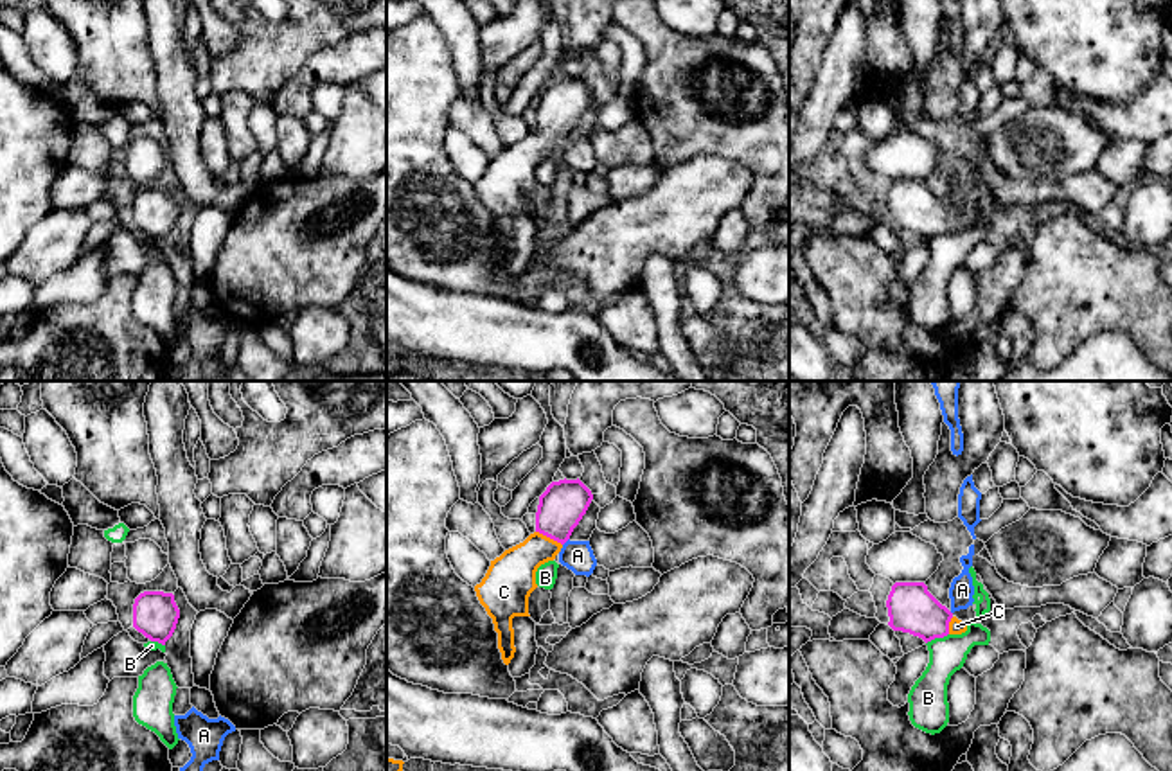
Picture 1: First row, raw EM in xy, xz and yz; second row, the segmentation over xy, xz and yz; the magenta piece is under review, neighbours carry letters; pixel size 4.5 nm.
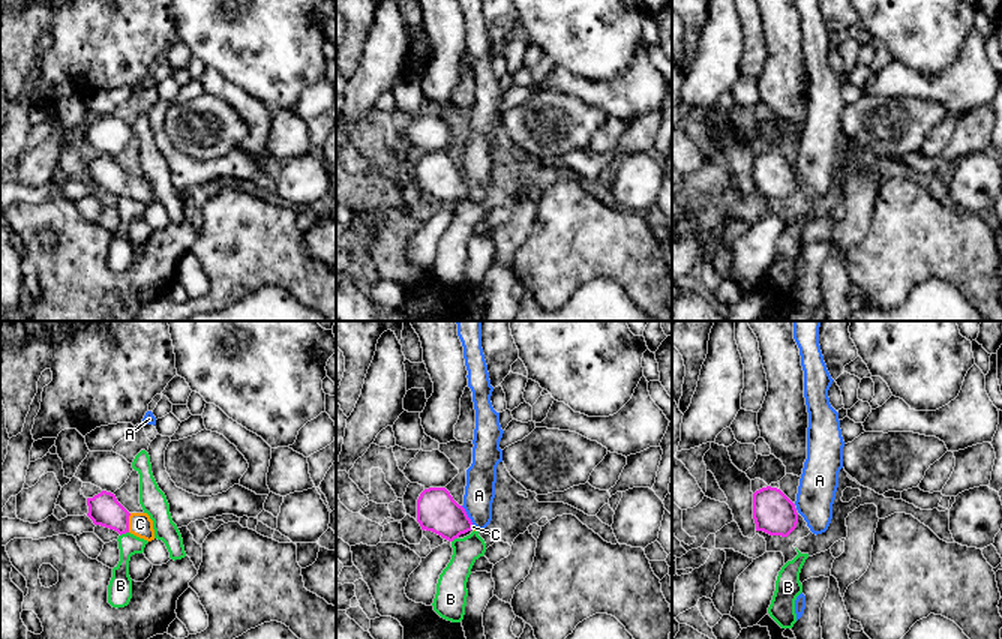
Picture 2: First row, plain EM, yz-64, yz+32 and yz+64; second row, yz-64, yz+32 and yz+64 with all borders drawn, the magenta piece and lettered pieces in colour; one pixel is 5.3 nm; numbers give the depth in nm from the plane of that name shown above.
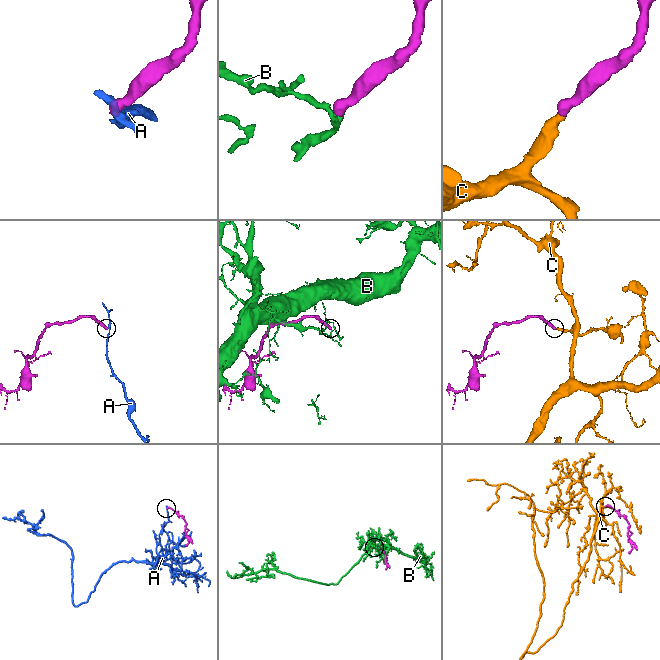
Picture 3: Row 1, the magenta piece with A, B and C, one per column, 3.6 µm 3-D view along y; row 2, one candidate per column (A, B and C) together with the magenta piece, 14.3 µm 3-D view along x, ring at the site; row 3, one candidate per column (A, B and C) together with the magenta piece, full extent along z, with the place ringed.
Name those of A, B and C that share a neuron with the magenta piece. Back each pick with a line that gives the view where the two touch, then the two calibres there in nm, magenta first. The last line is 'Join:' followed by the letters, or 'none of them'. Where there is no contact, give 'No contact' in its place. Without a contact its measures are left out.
C: Touches magenta in xz. Thickness 200 nm (magenta) against 220 nm
Join: C

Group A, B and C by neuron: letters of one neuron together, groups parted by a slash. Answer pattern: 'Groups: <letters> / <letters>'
Groups: A / B / C

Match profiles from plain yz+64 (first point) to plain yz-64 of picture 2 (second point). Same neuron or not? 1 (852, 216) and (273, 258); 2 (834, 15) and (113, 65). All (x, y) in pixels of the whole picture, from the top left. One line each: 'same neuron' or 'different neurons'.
1: different neurons
2: same neuron

